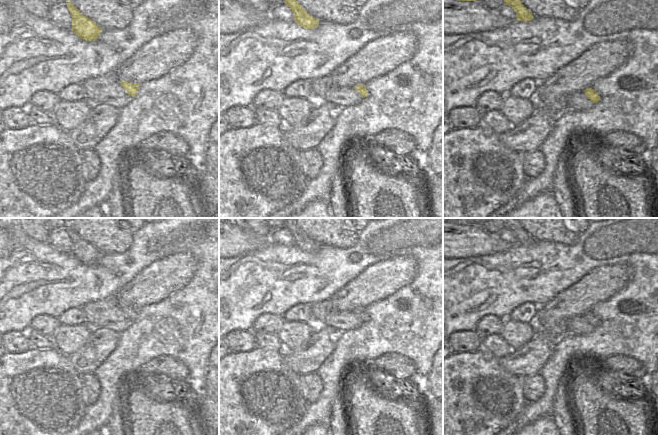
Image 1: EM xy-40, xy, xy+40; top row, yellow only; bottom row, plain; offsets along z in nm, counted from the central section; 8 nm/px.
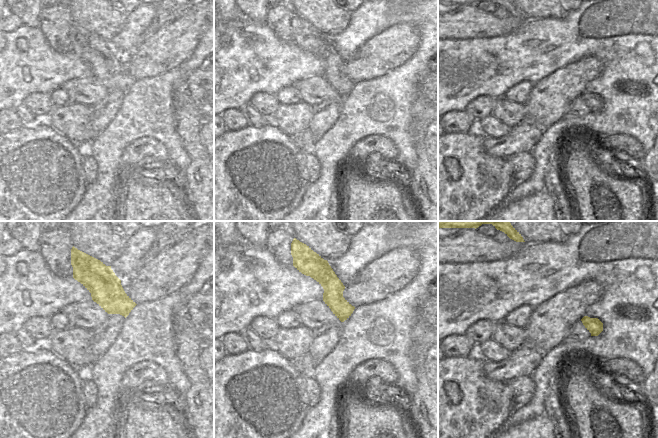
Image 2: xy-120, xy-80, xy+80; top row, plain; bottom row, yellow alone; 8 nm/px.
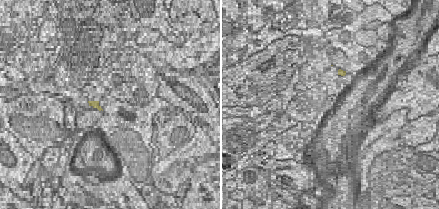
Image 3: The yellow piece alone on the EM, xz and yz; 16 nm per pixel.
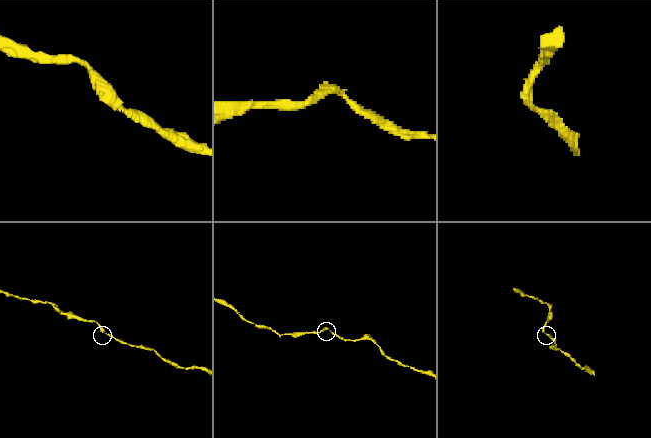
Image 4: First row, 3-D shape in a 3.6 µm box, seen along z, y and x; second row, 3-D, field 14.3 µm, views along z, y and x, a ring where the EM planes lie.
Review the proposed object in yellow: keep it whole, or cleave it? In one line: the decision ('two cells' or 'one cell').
one cell

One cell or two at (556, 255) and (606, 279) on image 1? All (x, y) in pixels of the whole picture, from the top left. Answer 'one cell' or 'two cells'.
two cells

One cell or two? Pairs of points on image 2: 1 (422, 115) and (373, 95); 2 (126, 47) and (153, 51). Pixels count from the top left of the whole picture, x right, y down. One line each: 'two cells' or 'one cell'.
1: two cells
2: two cells

